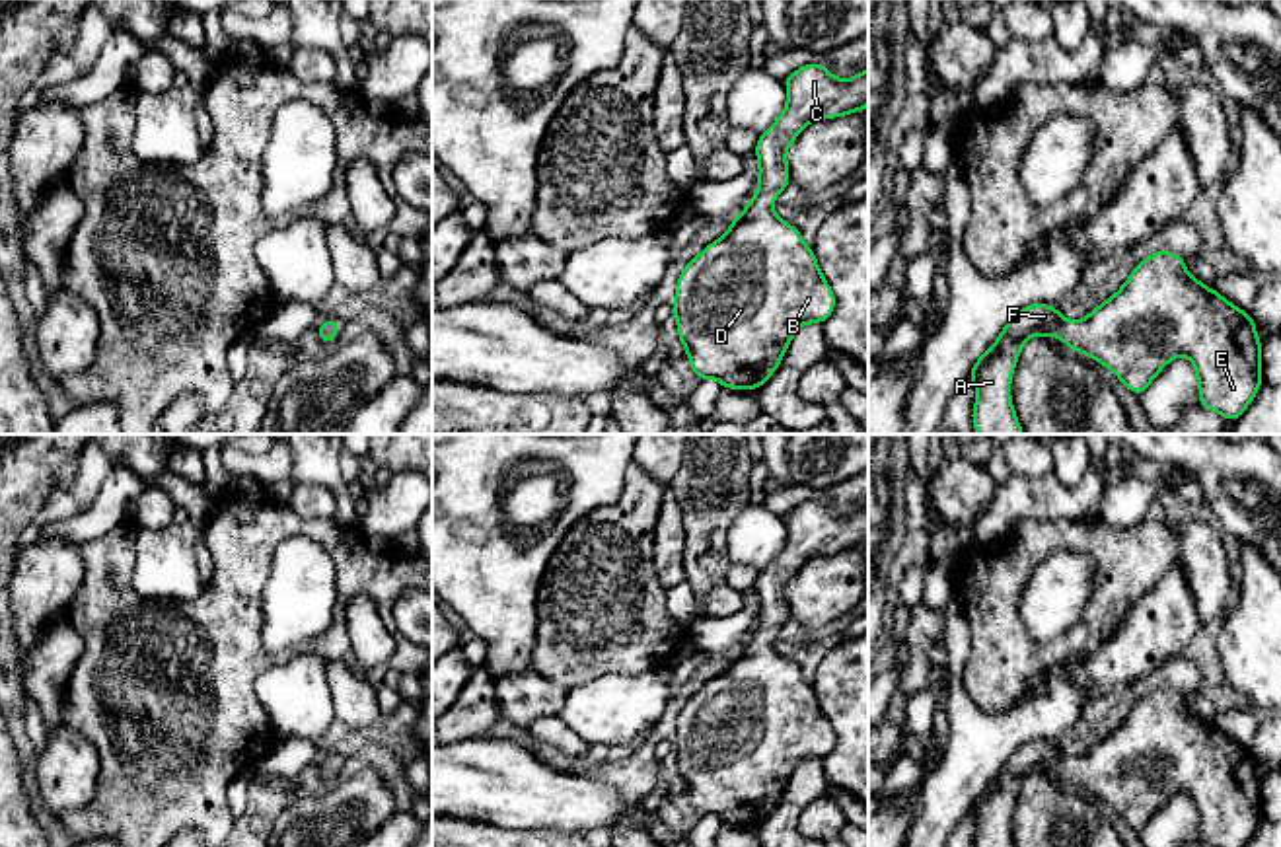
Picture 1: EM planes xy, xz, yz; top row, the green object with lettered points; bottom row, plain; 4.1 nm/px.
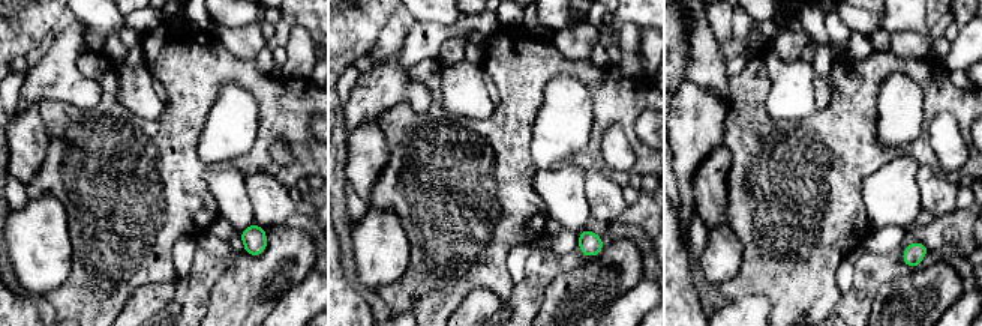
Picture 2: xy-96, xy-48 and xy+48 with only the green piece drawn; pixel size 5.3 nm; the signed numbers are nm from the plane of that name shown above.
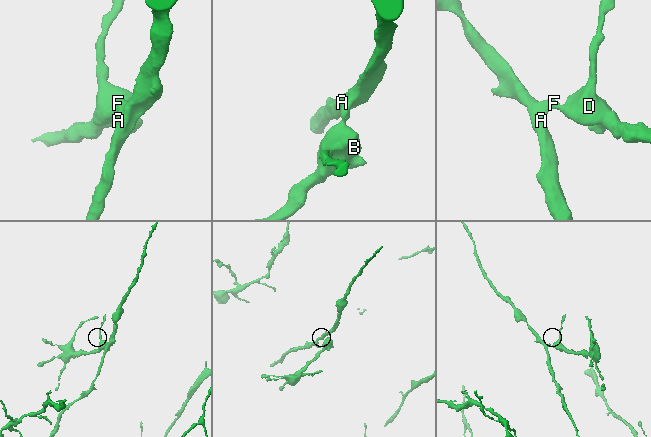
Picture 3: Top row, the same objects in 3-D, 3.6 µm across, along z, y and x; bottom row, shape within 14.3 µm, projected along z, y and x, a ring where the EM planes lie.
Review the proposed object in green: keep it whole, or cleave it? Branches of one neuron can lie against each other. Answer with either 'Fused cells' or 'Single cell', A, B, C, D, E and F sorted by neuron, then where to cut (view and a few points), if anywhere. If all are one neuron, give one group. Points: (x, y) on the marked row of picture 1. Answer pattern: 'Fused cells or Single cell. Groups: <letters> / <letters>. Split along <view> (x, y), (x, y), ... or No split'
Single cell. Groups: A B C D E F. No split

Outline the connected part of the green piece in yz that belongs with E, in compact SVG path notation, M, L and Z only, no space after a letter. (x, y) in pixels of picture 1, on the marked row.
M1164 249L1141 261L1125 284L1080 321L1067 321L1047 304L1030 304L1014 313L968 376L977 387L973 407L977 434L1024 434L1010 401L1010 378L1024 343L1034 335L1061 337L1069 350L1110 368L1135 395L1141 395L1172 358L1188 356L1197 374L1197 407L1213 409L1234 423L1263 382L1262 343L1252 315L1193 278L1184 257Z

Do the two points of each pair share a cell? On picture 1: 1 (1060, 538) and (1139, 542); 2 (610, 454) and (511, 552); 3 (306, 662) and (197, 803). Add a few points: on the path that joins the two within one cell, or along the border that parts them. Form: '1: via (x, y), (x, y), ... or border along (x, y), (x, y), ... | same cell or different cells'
1: via (1079, 538), (1120, 542) | same cell
2: via (588, 483), (575, 509), (540, 544) | same cell
3: border along (265, 668), (256, 682), (256, 698), (275, 738) | different cells

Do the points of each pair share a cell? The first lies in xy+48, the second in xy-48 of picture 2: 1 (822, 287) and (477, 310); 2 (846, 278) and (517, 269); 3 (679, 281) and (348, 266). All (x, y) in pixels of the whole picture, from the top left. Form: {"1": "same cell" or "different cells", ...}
{"1": "different cells", "2": "same cell", "3": "different cells"}

